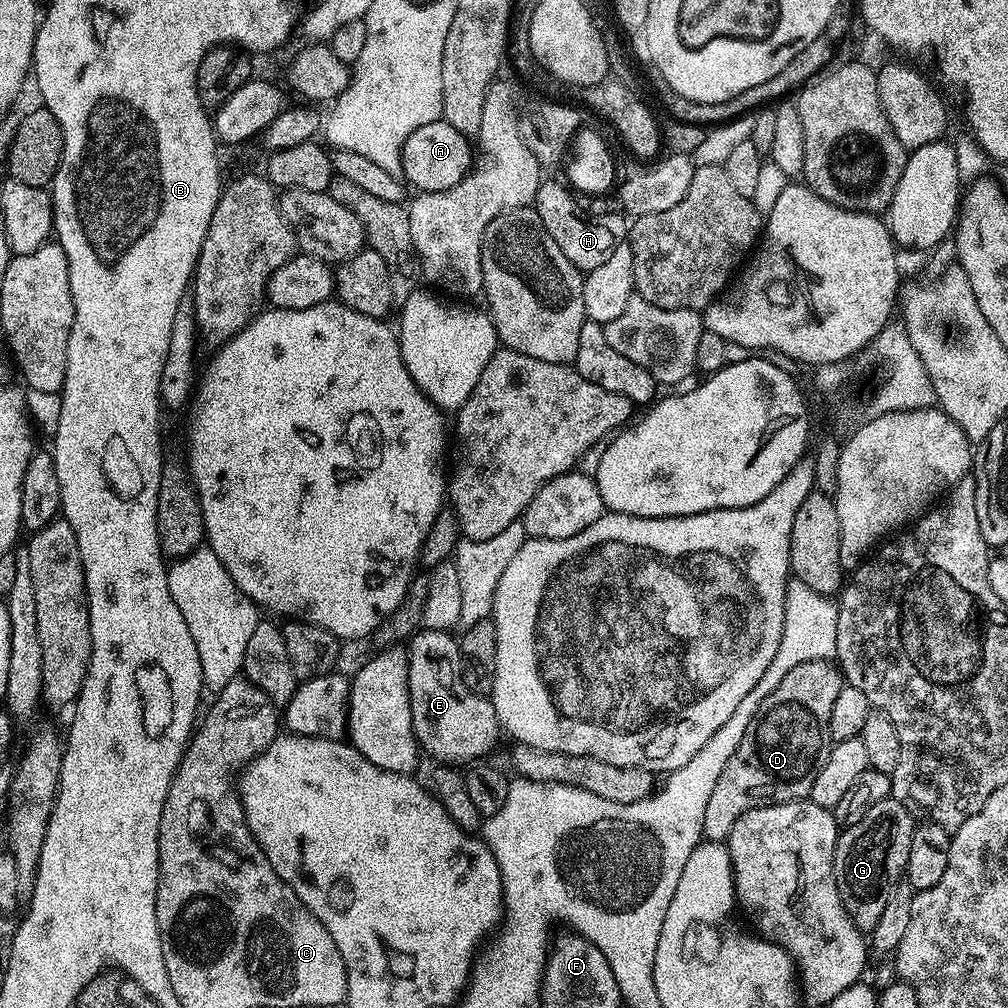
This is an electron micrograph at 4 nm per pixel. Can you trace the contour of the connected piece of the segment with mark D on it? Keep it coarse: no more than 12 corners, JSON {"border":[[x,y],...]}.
{"border":[[794,666],[750,722],[704,811],[704,840],[803,800],[834,743],[846,686]]}

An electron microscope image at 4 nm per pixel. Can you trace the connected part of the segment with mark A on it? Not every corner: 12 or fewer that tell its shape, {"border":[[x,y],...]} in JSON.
{"border":[[442,118],[402,146],[417,193],[450,190],[473,167],[473,141]]}

